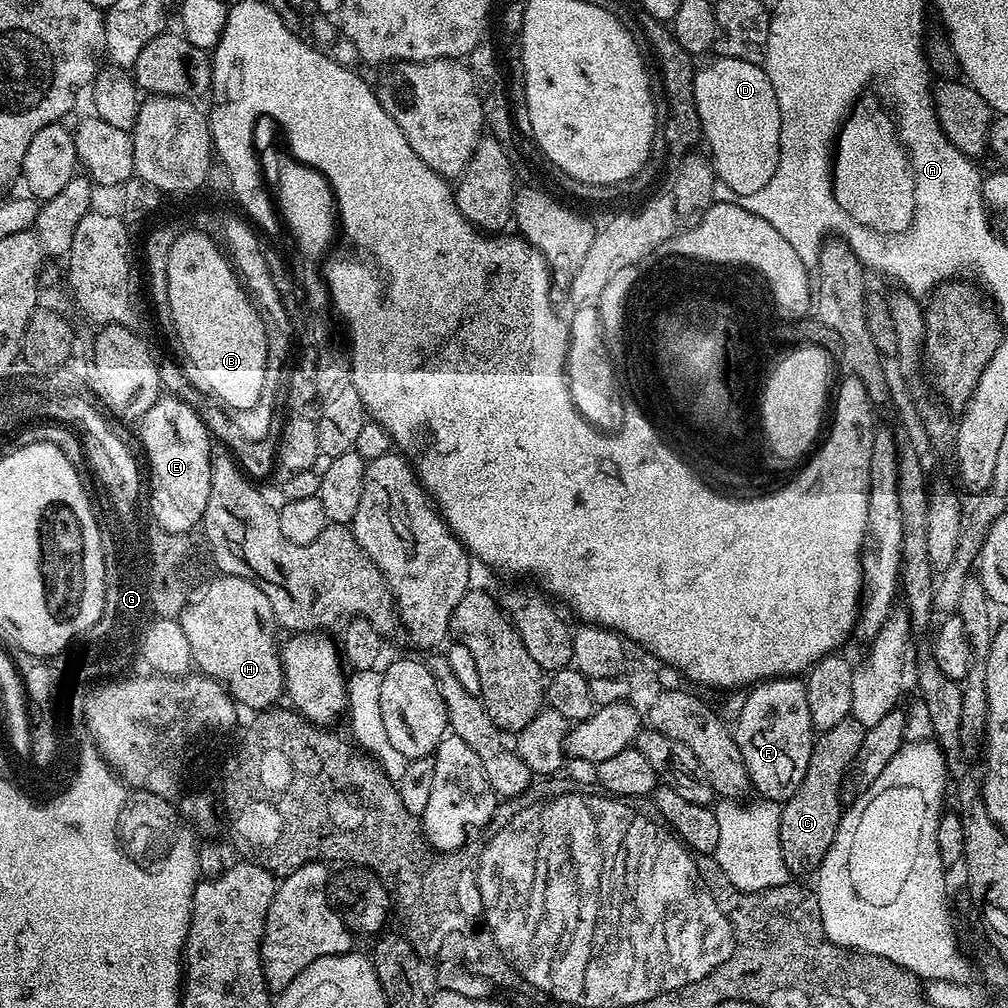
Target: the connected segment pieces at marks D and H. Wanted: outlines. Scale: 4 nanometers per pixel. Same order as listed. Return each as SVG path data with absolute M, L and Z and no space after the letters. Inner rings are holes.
M715 57L704 68L696 71L694 96L704 144L708 146L713 170L720 170L728 184L740 192L752 192L760 188L772 172L774 150L780 142L781 116L768 73L759 64L736 57Z
M237 576L216 577L213 587L207 596L185 606L179 616L182 634L190 642L193 665L223 684L237 705L255 710L279 705L285 695L284 668L280 665L278 640L276 644L276 615L266 594L254 582ZM226 605L230 610L216 610Z

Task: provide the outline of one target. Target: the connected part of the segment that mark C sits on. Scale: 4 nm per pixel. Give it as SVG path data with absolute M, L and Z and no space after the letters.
M850 715L838 722L838 726L830 726L830 730L819 733L812 745L810 766L806 766L806 774L802 782L798 782L798 790L794 790L789 800L783 801L778 838L782 846L784 865L793 877L804 878L800 876L807 872L815 873L834 842L834 834L838 830L842 815L840 791L844 788L844 779L849 779L858 760L858 750L862 750L865 731L862 723Z

